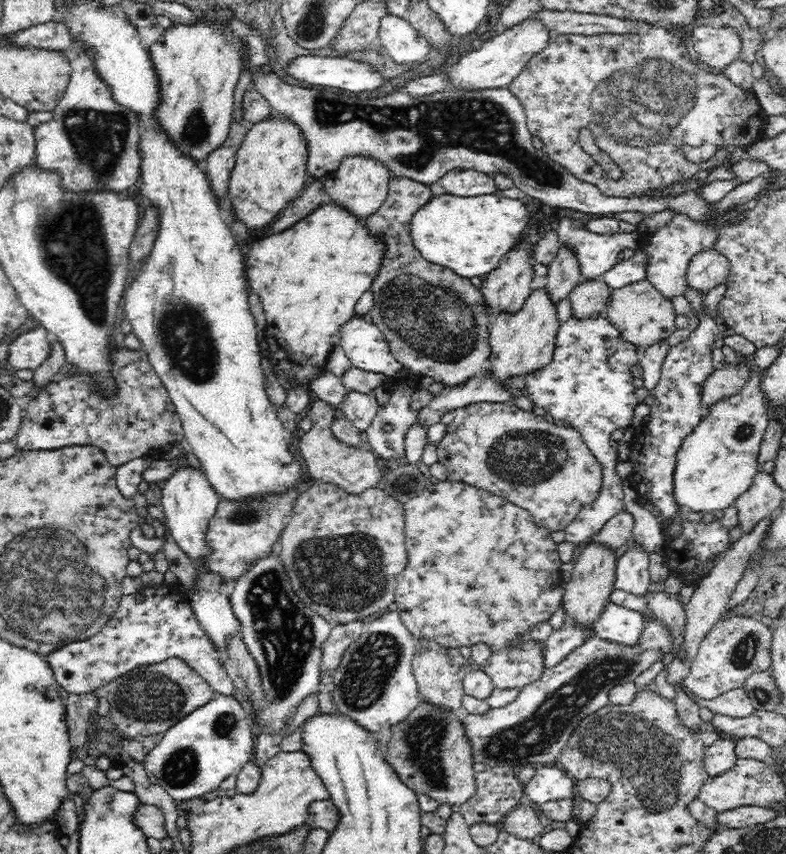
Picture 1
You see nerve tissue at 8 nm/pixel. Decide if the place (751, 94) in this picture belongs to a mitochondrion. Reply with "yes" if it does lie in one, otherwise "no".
no

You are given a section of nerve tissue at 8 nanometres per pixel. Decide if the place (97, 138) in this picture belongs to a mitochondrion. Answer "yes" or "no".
yes

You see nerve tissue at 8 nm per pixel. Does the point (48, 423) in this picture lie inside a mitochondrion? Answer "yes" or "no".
no

